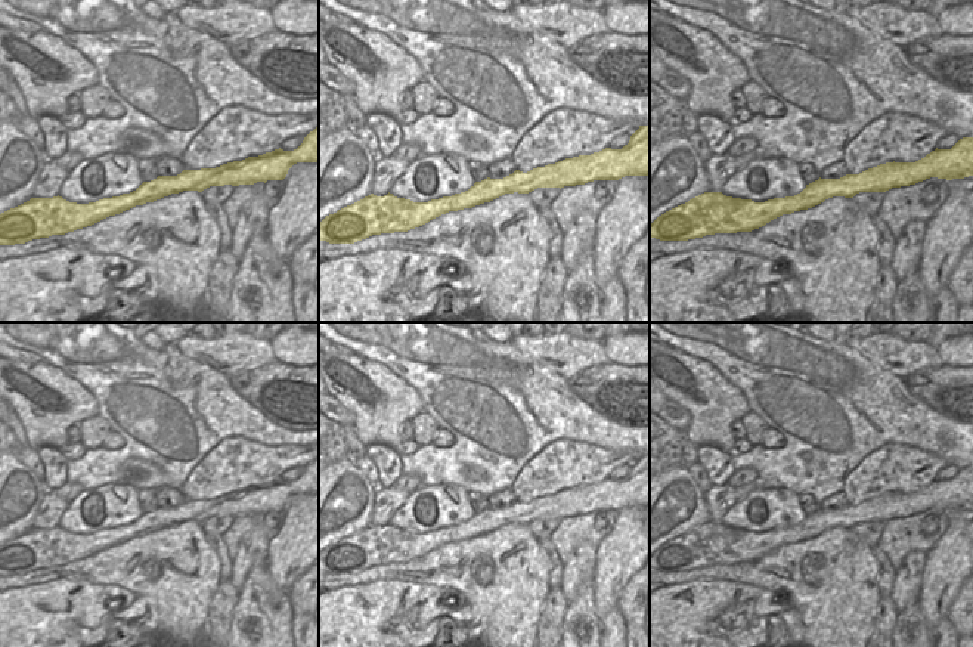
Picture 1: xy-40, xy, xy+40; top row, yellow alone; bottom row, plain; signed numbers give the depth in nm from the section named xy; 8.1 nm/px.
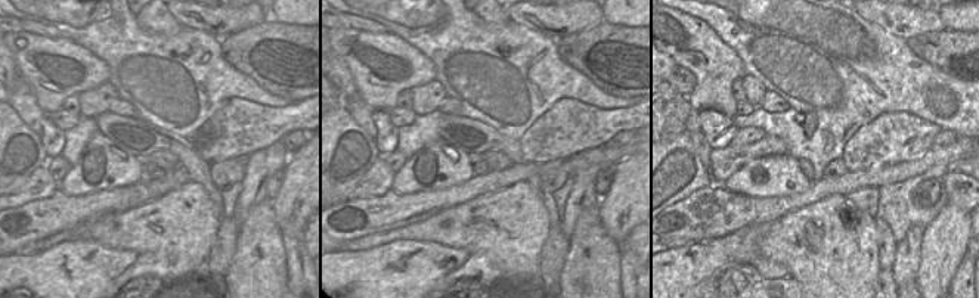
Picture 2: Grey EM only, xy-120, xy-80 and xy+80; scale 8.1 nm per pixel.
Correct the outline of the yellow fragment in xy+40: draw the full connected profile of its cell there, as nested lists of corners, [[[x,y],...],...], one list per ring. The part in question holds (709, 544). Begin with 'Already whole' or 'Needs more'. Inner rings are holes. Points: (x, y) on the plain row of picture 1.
Already whole. [[[973,468],[960,470],[951,480],[935,480],[915,493],[886,493],[859,505],[818,510],[794,526],[765,533],[704,523],[659,547],[650,555],[650,569],[688,572],[715,564],[752,563],[771,551],[812,539],[828,529],[853,529],[859,523],[886,523],[930,508],[964,510],[973,507]]]

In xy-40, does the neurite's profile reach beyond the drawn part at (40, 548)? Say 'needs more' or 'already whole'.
already whole

